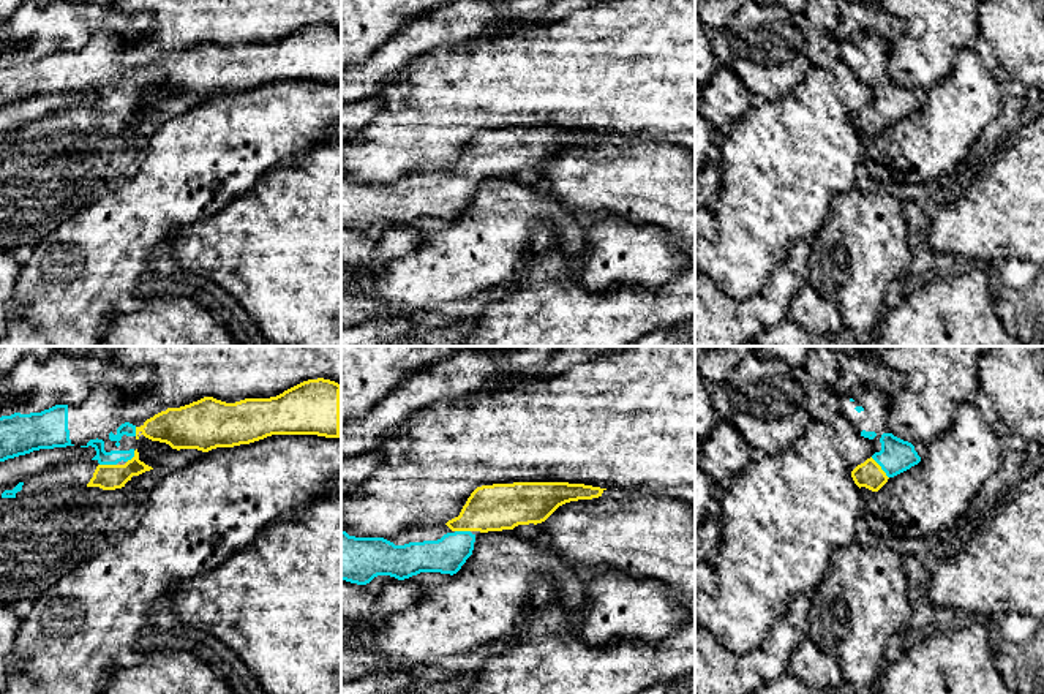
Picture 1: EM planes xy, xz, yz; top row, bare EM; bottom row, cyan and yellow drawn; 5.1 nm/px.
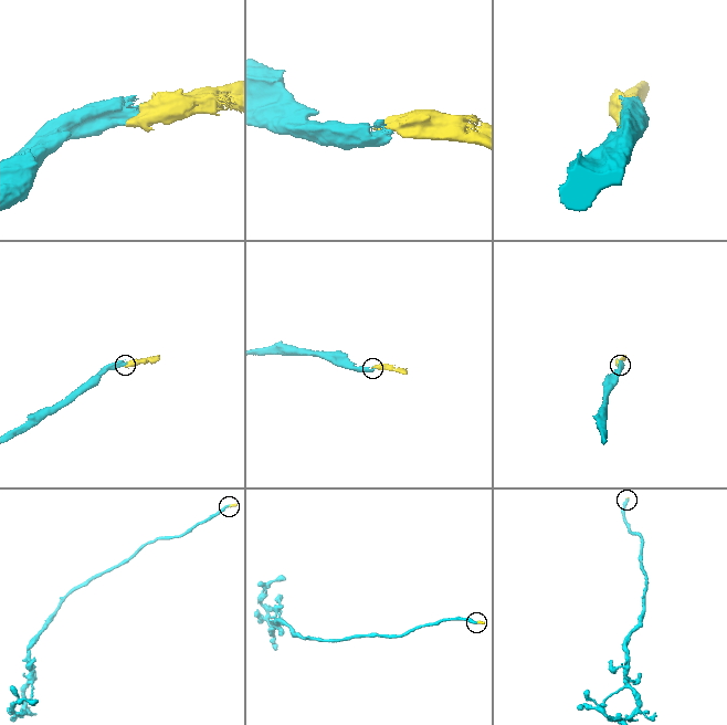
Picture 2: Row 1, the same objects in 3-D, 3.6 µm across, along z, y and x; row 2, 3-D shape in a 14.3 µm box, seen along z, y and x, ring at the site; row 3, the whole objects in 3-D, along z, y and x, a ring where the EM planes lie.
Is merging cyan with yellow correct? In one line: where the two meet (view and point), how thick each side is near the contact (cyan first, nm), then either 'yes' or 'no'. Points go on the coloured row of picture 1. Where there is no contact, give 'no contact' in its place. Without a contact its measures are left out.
yz (882, 468) | 170/140 nm | yes

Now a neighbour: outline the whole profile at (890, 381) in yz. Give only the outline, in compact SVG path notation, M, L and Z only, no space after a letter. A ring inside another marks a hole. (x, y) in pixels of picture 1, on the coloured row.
M836 353L836 360L839 364L839 378L831 390L836 397L851 392L858 384L875 386L886 395L894 397L908 384L903 373L896 372L881 362L872 364L864 357L851 357L845 353Z

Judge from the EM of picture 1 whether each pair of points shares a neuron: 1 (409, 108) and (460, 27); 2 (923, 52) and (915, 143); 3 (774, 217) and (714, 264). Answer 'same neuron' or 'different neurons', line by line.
1: different neurons
2: different neurons
3: same neuron

